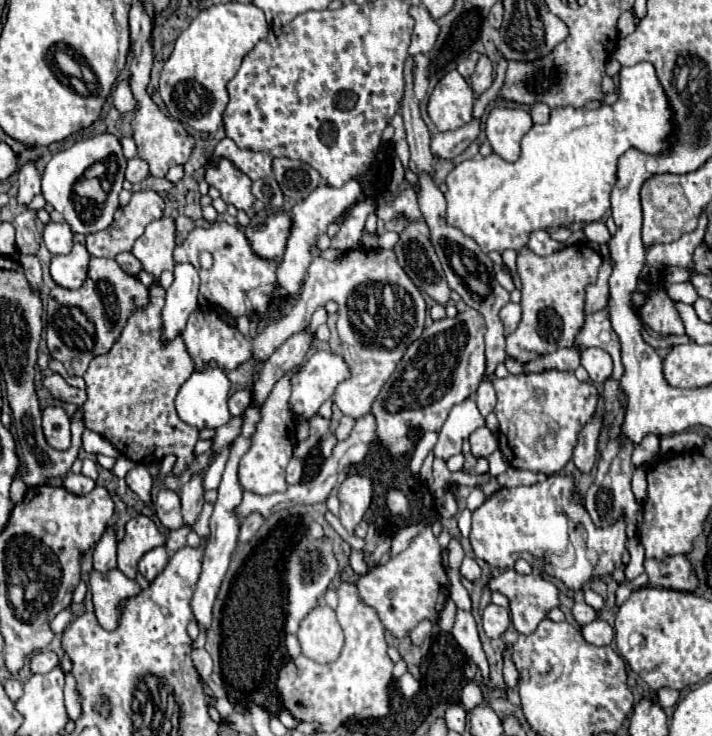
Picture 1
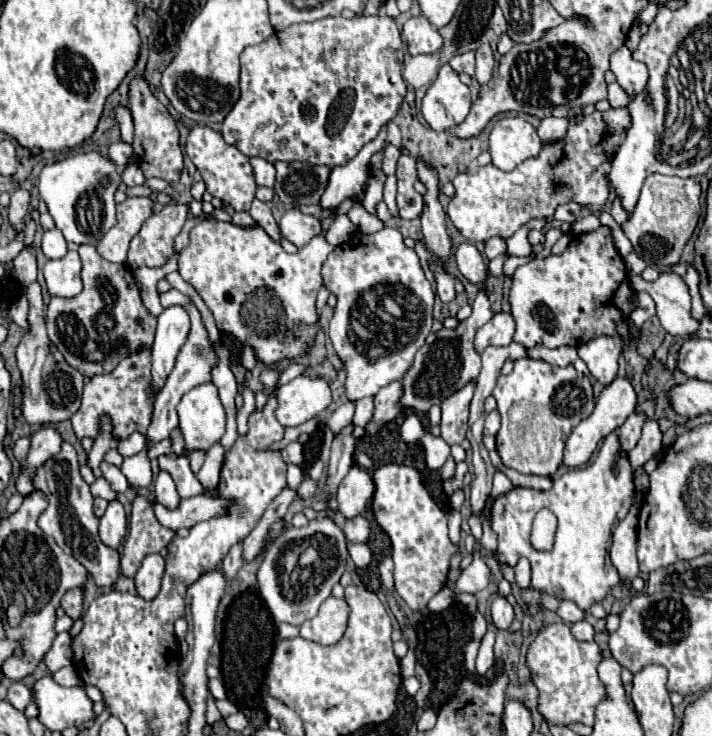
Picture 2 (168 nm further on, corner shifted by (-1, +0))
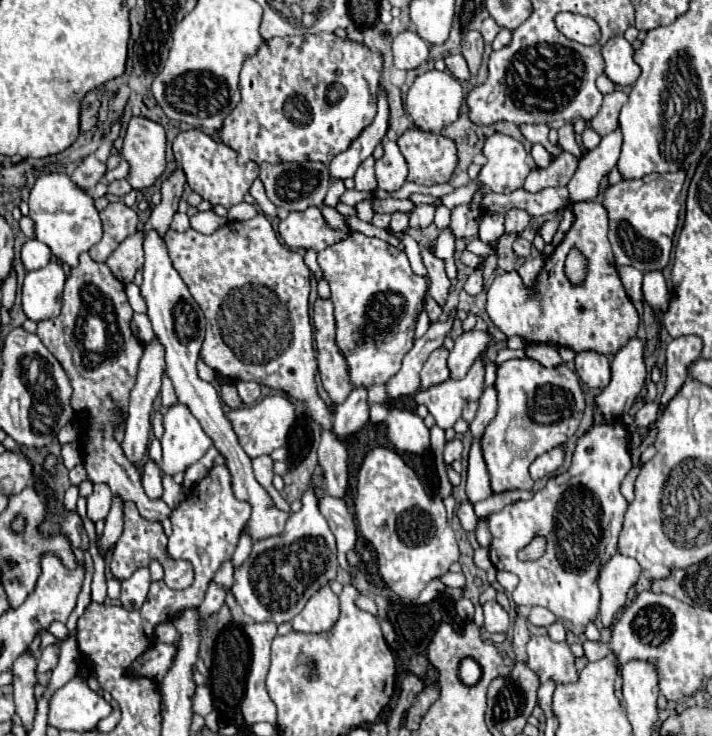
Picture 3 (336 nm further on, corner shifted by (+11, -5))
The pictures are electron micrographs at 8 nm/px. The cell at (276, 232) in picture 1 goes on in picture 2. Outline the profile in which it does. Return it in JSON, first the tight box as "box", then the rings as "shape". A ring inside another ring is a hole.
{"box":[280,207,322,247],"shape":[[[294,207],[284,213],[284,217],[280,221],[280,231],[296,247],[304,247],[312,237],[322,233],[322,223],[320,223],[320,219],[306,215],[298,207]]]}

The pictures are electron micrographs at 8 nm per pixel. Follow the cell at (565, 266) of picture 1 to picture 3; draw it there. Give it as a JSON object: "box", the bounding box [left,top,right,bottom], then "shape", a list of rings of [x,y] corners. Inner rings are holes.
{"box":[486,202,640,356],"shape":[[[578,202],[574,204],[574,216],[572,228],[562,244],[546,258],[534,286],[526,288],[516,270],[498,274],[488,288],[486,312],[506,338],[520,336],[526,344],[554,344],[572,348],[574,352],[596,350],[606,356],[616,354],[628,338],[636,336],[640,318],[616,270],[608,242],[608,212],[598,202]],[[572,246],[576,246],[588,262],[588,274],[580,286],[572,286],[564,274],[564,262]]]}

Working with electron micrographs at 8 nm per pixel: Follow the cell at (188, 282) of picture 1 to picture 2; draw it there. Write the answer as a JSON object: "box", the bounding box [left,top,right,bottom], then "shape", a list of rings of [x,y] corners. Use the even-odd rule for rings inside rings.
{"box":[150,305,190,393],"shape":[[[180,305],[164,309],[164,313],[158,317],[156,339],[152,345],[152,383],[150,383],[152,393],[164,387],[164,381],[168,373],[174,369],[176,355],[184,345],[188,331],[190,317]]]}

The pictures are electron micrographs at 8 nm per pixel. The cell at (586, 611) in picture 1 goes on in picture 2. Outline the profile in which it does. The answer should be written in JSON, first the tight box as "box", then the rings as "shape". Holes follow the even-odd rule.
{"box":[556,601,584,625],"shape":[[[560,601],[556,613],[560,615],[560,619],[562,619],[566,625],[572,625],[572,623],[584,619],[584,611],[578,609],[578,605],[572,603],[572,601]]]}

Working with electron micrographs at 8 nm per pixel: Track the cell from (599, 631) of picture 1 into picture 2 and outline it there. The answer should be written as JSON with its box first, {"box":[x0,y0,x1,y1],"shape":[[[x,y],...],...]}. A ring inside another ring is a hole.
{"box":[570,621,594,641],"shape":[[[588,621],[572,623],[570,631],[572,631],[572,635],[574,635],[578,641],[592,641],[592,639],[594,639],[594,627],[592,627]]]}

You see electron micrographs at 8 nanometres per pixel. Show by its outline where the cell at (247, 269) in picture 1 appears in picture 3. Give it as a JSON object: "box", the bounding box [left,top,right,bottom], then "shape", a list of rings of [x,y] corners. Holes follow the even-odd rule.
{"box":[164,214,348,498],"shape":[[[258,214],[246,222],[228,222],[214,234],[204,236],[192,228],[186,232],[168,230],[164,242],[170,252],[170,260],[188,286],[192,298],[198,302],[206,316],[206,338],[202,344],[200,358],[226,378],[254,380],[270,388],[284,390],[288,396],[306,404],[310,416],[322,424],[322,442],[318,448],[318,460],[324,468],[324,488],[334,498],[344,498],[348,488],[348,454],[342,442],[330,432],[332,420],[330,410],[324,406],[316,392],[316,358],[314,358],[314,338],[308,316],[310,294],[310,270],[304,264],[300,252],[288,250],[278,242],[276,232],[270,222]]]}

